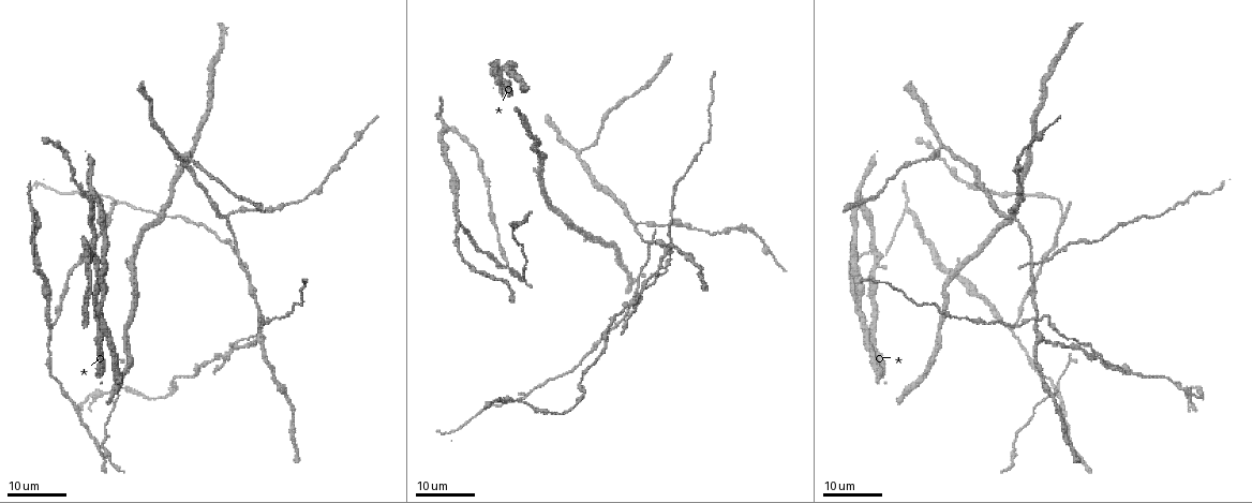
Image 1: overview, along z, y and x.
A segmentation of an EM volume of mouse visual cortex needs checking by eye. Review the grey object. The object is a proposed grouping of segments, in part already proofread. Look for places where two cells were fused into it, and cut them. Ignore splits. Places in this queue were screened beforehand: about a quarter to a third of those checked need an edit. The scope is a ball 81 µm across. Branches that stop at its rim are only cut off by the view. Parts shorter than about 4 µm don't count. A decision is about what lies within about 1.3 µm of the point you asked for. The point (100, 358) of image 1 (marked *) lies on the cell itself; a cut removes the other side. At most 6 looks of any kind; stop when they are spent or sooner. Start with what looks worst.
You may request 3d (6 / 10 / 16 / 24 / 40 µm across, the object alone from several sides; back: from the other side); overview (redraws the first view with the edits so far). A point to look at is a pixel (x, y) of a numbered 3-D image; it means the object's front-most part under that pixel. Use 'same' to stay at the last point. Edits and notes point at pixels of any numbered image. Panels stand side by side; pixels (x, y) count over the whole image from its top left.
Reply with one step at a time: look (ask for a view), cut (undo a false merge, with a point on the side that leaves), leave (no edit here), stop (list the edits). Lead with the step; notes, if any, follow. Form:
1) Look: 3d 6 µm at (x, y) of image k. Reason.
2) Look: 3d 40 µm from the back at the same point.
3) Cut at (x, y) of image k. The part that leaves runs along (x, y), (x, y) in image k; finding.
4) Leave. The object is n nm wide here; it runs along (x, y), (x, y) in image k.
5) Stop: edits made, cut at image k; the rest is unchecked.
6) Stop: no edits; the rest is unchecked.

Look: 3d 16 µm at (1037, 317) of image 1. Four-way junction.

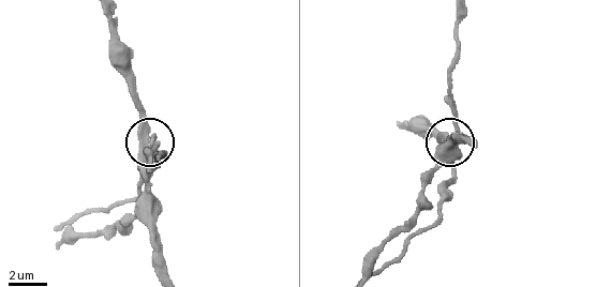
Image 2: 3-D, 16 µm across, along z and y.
Look: 3d 10 µm at the same point.

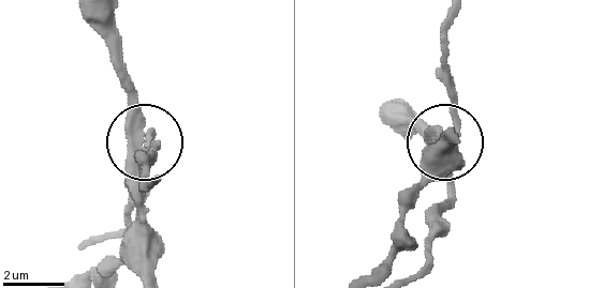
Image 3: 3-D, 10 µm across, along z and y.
Cut at (156, 156) of image 3. Two cells meet here.

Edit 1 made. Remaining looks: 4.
Look: overview.

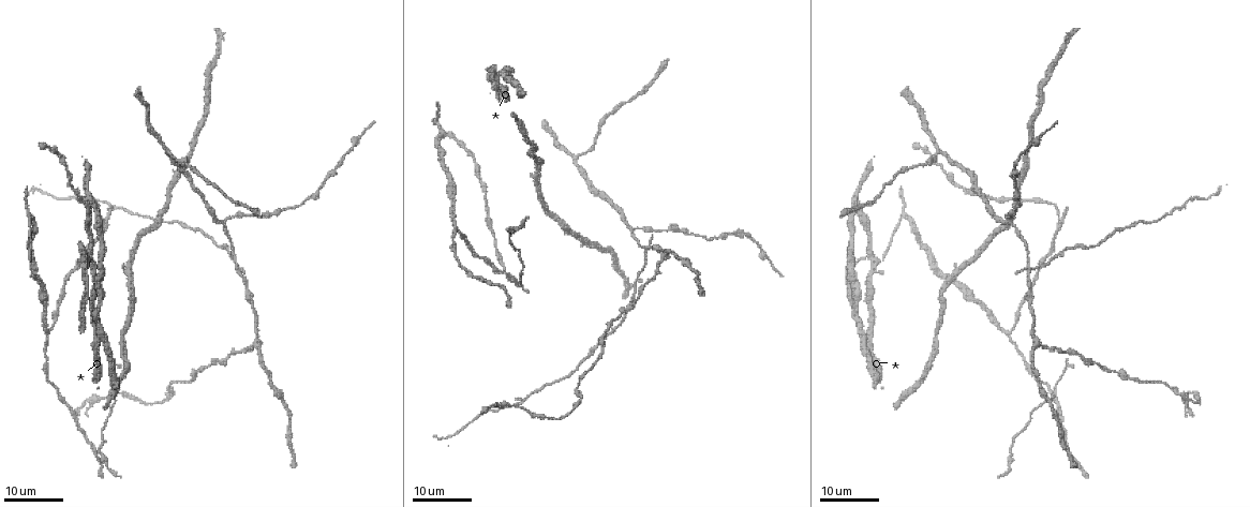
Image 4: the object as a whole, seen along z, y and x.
Look: 3d 16 µm at (1033, 270) of image 4. Four arms meet.

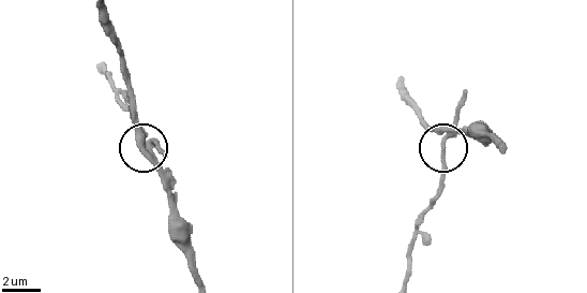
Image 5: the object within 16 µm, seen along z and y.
Look: 3d 10 µm at (444, 140) of image 5.

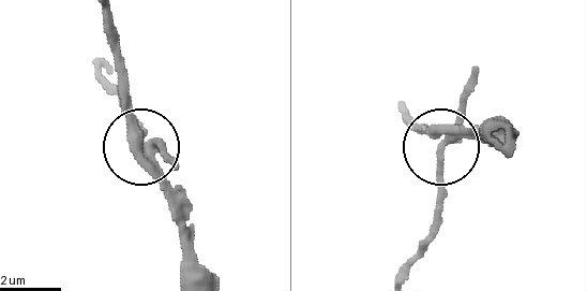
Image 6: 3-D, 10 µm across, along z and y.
Cut at (169, 155) of image 6. The object is 290 nm wide here; the part that leaves runs along (156, 161), (101, 72) in image 6; a second cell is stuck on.

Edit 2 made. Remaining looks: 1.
Stop: edits made, cut at image 3, cut at image 6; the rest is unchecked.

